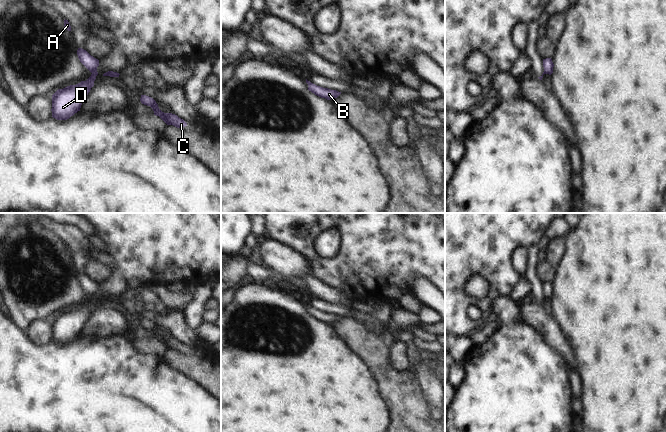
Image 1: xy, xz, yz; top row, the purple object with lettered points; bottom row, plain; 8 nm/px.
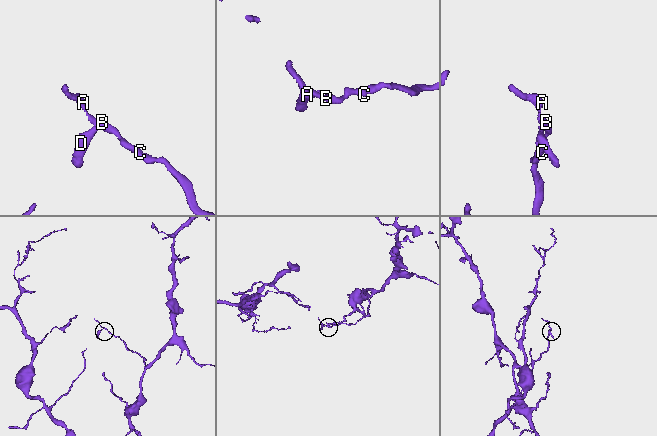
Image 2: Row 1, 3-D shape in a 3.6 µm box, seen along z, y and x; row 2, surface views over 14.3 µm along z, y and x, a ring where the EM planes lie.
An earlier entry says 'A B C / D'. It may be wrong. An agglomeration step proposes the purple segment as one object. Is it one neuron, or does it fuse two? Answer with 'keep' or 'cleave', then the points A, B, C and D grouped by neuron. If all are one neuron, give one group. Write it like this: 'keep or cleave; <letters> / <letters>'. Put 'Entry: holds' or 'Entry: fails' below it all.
cleave; A B C / D
Entry: holds

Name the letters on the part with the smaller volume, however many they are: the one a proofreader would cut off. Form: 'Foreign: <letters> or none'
Foreign: D

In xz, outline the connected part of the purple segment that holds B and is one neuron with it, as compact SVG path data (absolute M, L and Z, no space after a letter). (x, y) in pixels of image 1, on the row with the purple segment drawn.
M306 79L306 83L309 86L308 87L309 91L311 91L315 95L317 95L321 98L325 98L327 100L335 99L341 94L341 92L338 92L336 90L331 90L328 88L323 88L323 87L317 86L317 85L311 83L310 81L308 81L307 79Z

